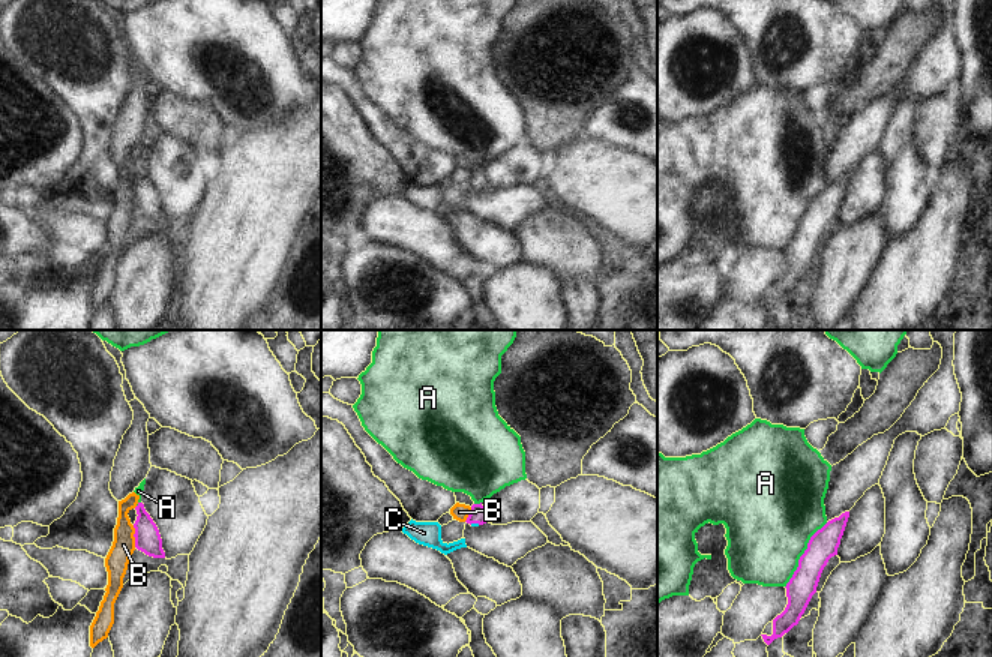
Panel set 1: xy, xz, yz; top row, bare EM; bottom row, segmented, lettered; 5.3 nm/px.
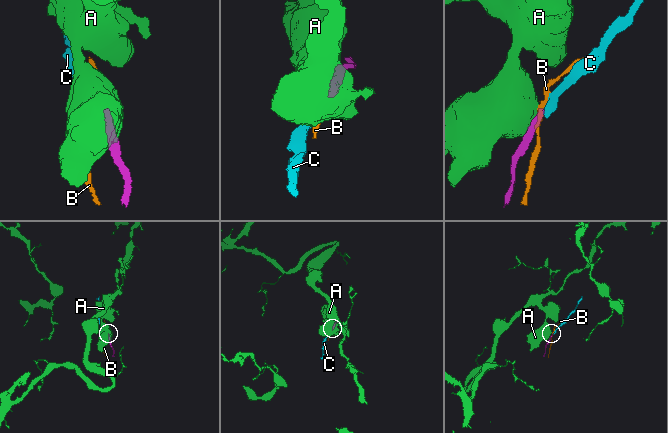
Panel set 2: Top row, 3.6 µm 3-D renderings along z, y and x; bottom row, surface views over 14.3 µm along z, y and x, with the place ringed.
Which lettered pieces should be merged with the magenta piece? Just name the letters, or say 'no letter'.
C

